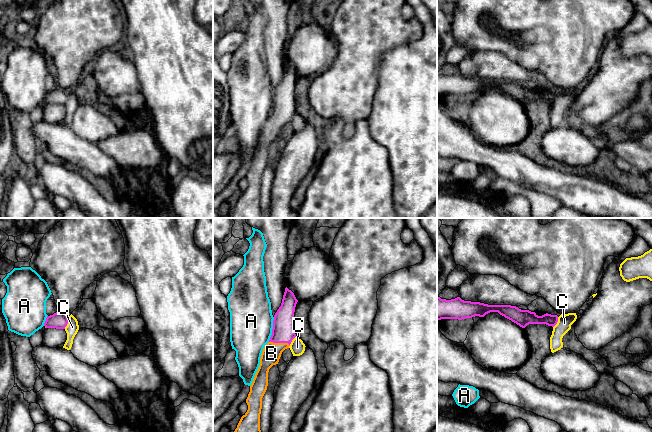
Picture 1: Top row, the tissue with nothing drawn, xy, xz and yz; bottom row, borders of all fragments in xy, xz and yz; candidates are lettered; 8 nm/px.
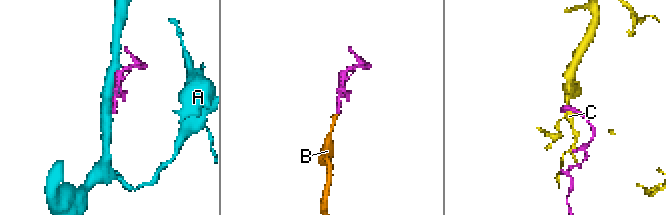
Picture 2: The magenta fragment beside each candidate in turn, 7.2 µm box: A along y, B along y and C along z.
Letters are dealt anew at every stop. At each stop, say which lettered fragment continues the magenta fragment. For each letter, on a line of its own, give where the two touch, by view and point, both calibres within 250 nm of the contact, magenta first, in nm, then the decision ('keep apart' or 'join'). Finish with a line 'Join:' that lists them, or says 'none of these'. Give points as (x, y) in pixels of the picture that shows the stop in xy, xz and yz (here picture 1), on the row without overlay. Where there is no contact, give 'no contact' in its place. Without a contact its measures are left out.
A: contact xz (272, 105); calibres 180 and 360 nm; keep apart
B: contact xz (279, 118); calibres 180 and 150 nm; join
C: contact xy (67, 99); calibres 140 and 100 nm; keep apart
Join: B

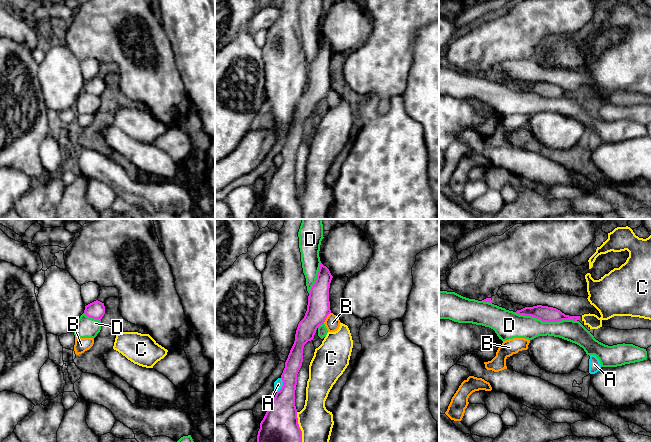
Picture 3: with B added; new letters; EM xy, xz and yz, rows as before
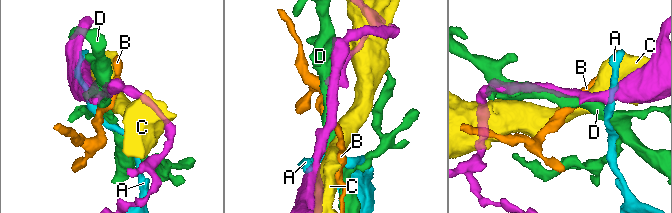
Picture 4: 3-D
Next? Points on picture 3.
A: contact xz (283, 161); calibres 240 and 70 nm; keep apart
B: contact xz (326, 93); calibres 190 and 120 nm; keep apart
C: contact xz (299, 203); calibres 360 and 280 nm; keep apart
D: contact yz (545, 97); calibres 130 and 190 nm; keep apart
Join: none of these

